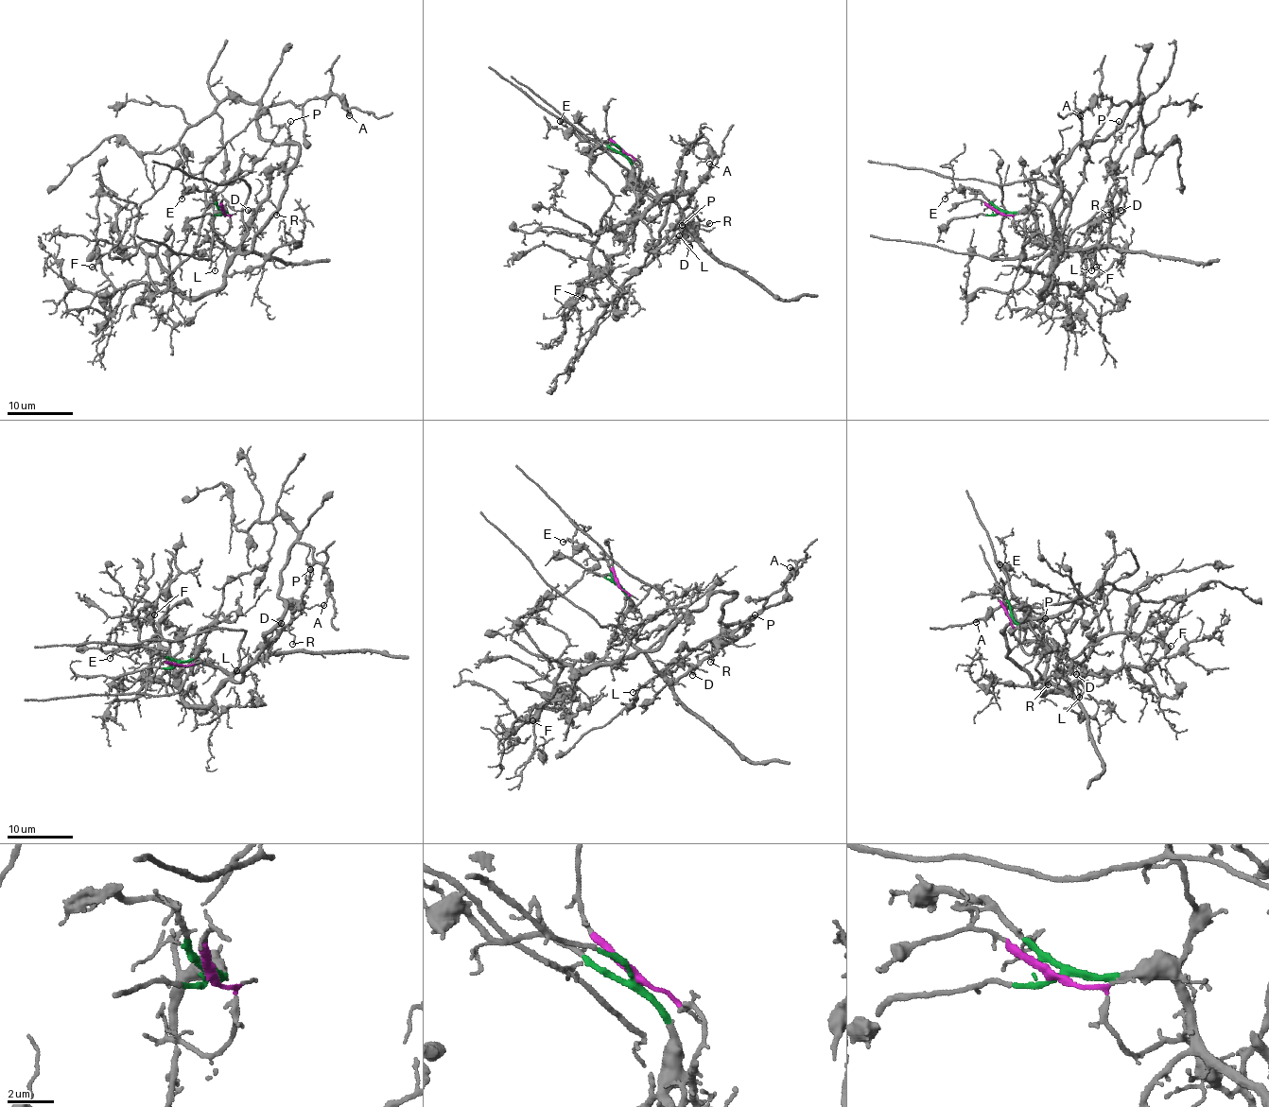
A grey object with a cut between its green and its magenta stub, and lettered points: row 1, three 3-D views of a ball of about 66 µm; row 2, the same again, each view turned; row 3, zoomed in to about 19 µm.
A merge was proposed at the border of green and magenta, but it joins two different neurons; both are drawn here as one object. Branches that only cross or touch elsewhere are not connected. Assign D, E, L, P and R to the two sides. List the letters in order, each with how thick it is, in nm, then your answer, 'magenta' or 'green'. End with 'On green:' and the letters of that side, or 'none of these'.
D: 100 nm thick; green
E: 150 nm thick; green
L: 70 nm thick; green
P: 100 nm thick; green
R: 100 nm thick; green
On green: D, E, L, P, R

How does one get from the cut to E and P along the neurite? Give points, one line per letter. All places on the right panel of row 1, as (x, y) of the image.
E: (999, 212), (999, 207), (980, 191), (952, 189), (945, 198)
P: (999, 212), (1031, 212), (1036, 228), (1067, 250), (1106, 243), (1117, 171), (1110, 147), (1120, 122)

